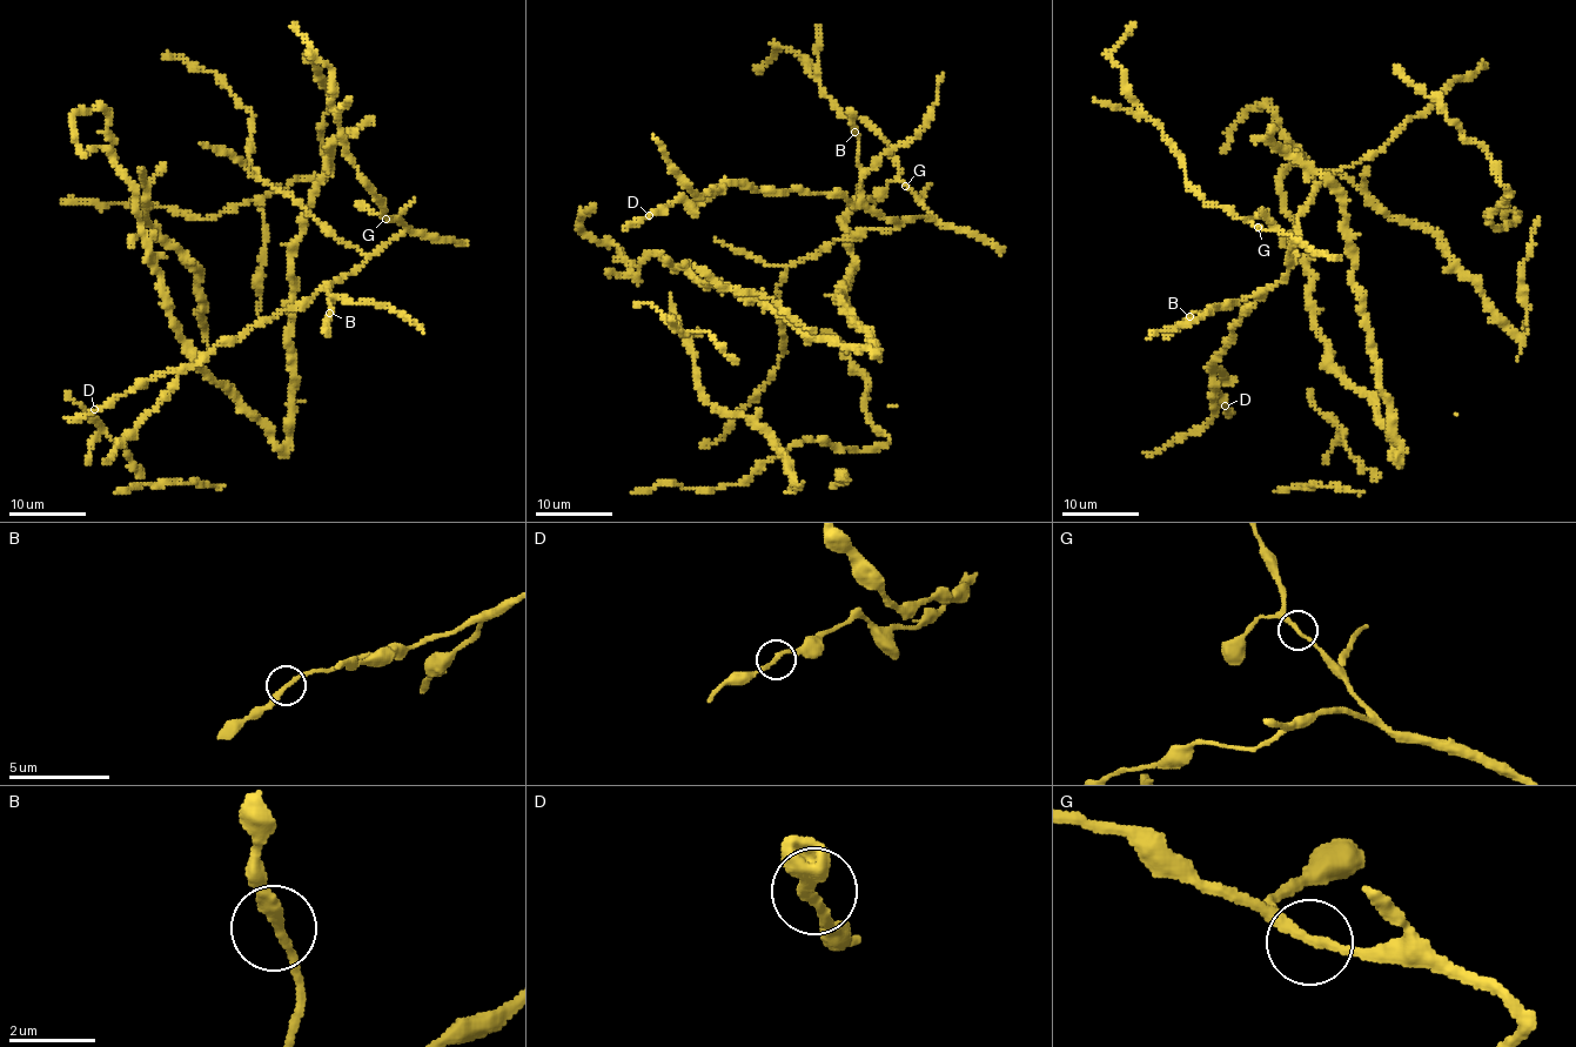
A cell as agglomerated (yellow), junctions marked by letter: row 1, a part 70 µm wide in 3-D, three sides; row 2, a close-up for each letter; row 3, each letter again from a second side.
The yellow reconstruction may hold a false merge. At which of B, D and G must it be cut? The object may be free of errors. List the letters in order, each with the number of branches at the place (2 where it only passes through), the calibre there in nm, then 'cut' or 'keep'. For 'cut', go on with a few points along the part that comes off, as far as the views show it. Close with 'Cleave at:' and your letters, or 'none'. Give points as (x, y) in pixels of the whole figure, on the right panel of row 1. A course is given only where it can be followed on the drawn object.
B: 2 branches meet; 240 nm thick; keep
D: 2 branches meet; 200 nm thick; keep
G: 2 branches meet; 220 nm thick; keep
Cleave at: none

